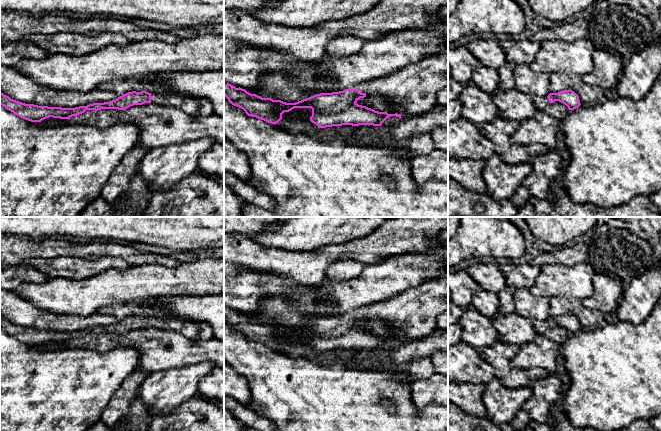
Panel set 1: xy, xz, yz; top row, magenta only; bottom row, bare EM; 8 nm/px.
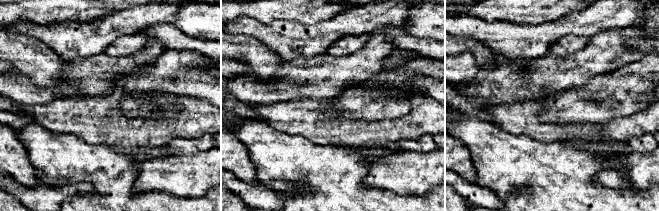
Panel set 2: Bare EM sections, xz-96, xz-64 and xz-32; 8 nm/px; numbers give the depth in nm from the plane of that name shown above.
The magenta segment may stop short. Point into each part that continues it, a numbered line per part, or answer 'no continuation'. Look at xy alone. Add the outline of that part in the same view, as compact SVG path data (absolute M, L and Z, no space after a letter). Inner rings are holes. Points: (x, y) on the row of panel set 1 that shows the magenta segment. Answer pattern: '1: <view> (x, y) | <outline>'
1: xy (192, 105) | M151 93L151 103L178 108L191 115L208 116L214 113L213 105L206 98L181 96L169 93Z

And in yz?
1: yz (541, 103) | M534 96L534 103L537 110L544 110L549 104L549 100L547 97Z

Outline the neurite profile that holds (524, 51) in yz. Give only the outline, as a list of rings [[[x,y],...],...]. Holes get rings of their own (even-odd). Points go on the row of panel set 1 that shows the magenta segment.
[[[503,38],[499,41],[506,54],[506,64],[499,70],[499,85],[497,92],[514,88],[514,67],[521,64],[530,65],[540,49],[540,42],[532,39],[520,39],[518,41]]]

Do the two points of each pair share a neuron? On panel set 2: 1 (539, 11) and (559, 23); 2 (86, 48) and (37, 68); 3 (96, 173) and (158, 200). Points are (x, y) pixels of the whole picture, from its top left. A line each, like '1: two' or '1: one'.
1: two
2: two
3: one

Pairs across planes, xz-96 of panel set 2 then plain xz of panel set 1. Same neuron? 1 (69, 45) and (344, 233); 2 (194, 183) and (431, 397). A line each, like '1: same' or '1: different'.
1: different
2: same

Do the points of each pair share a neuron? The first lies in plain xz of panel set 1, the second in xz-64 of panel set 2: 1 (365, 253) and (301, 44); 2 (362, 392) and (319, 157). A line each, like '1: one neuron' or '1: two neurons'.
1: one neuron
2: one neuron

